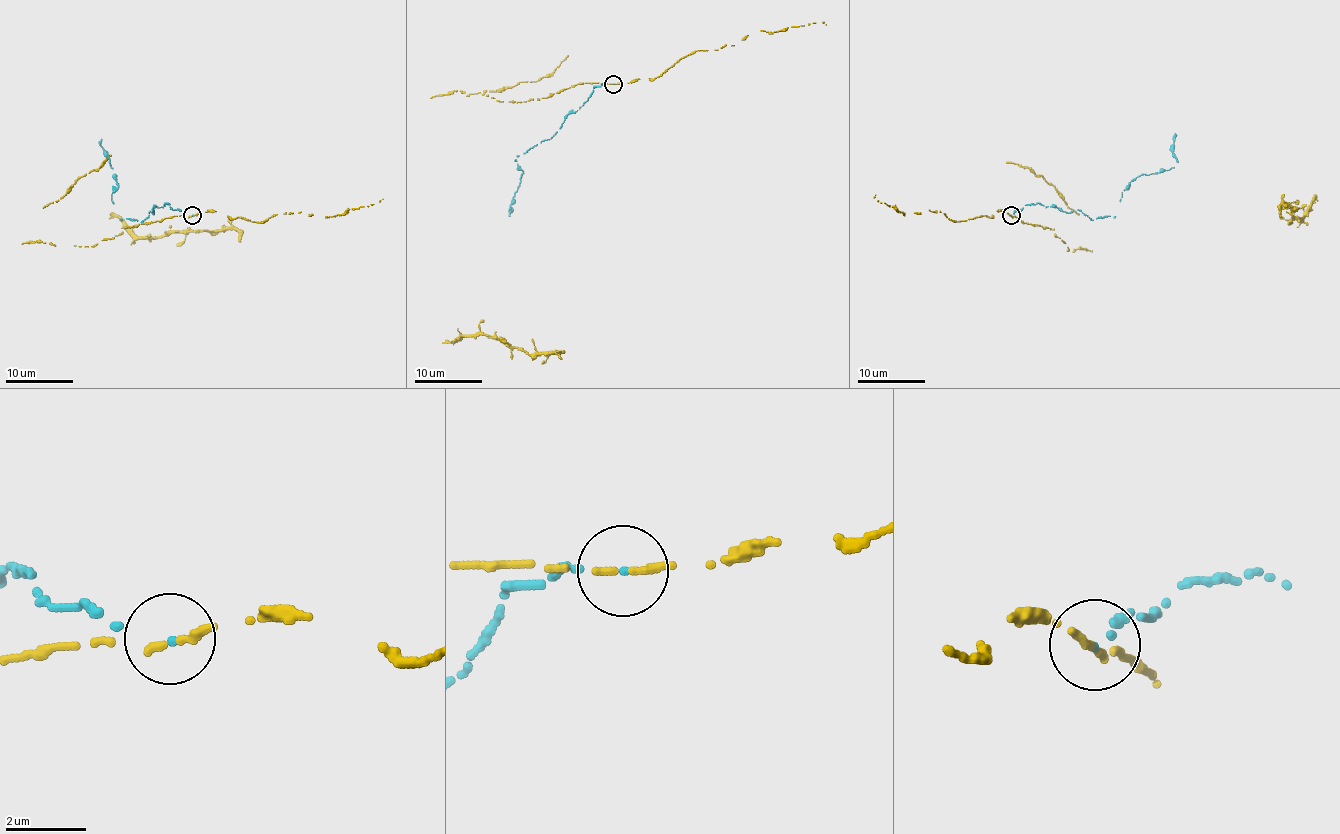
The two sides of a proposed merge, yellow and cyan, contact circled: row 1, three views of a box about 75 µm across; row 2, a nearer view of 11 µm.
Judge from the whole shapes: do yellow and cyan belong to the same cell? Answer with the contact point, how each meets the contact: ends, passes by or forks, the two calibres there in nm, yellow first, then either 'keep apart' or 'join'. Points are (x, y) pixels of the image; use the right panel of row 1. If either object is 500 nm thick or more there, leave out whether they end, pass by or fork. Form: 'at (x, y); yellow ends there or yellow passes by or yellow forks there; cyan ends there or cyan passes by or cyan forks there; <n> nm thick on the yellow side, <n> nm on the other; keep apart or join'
at (1011, 215); yellow passes by; cyan ends there; 150 nm thick on the yellow side, 100 nm on the other; keep apart

